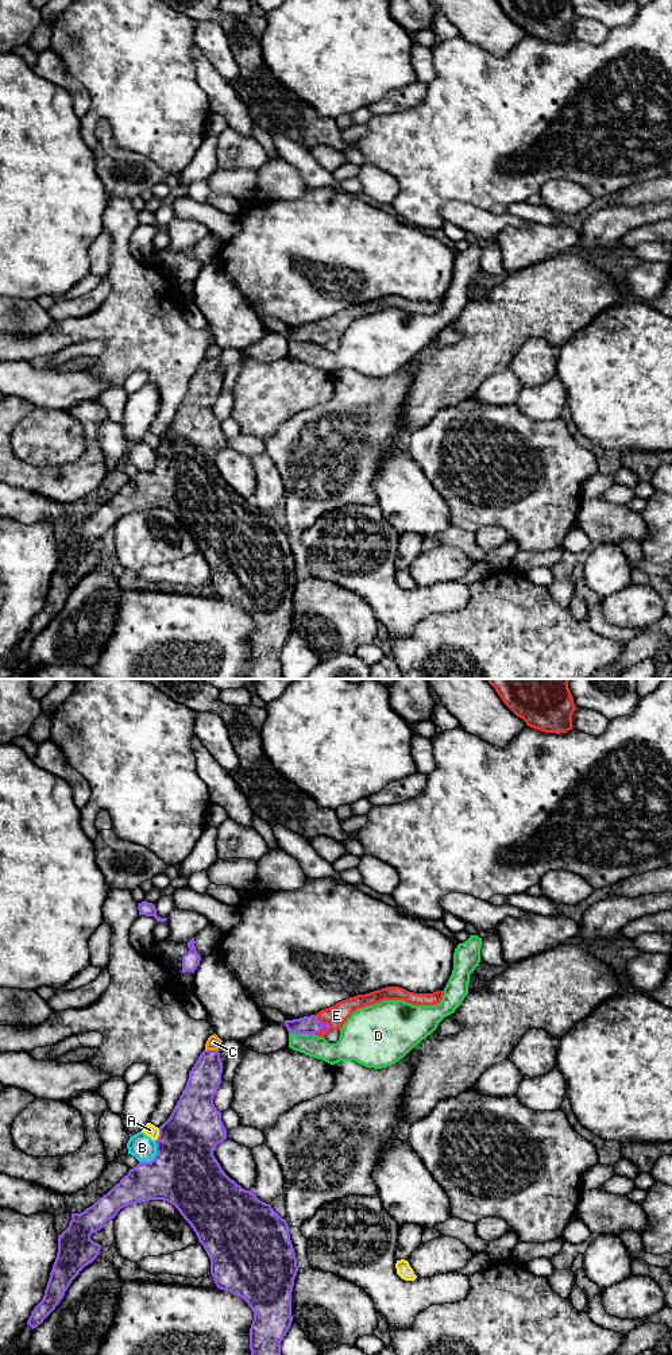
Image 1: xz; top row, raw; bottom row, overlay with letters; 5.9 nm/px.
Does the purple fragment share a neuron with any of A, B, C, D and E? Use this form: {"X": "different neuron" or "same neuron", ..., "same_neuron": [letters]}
{"A": "different neuron", "B": "different neuron", "C": "different neuron", "D": "different neuron", "E": "same neuron", "same_neuron": ["E"]}

